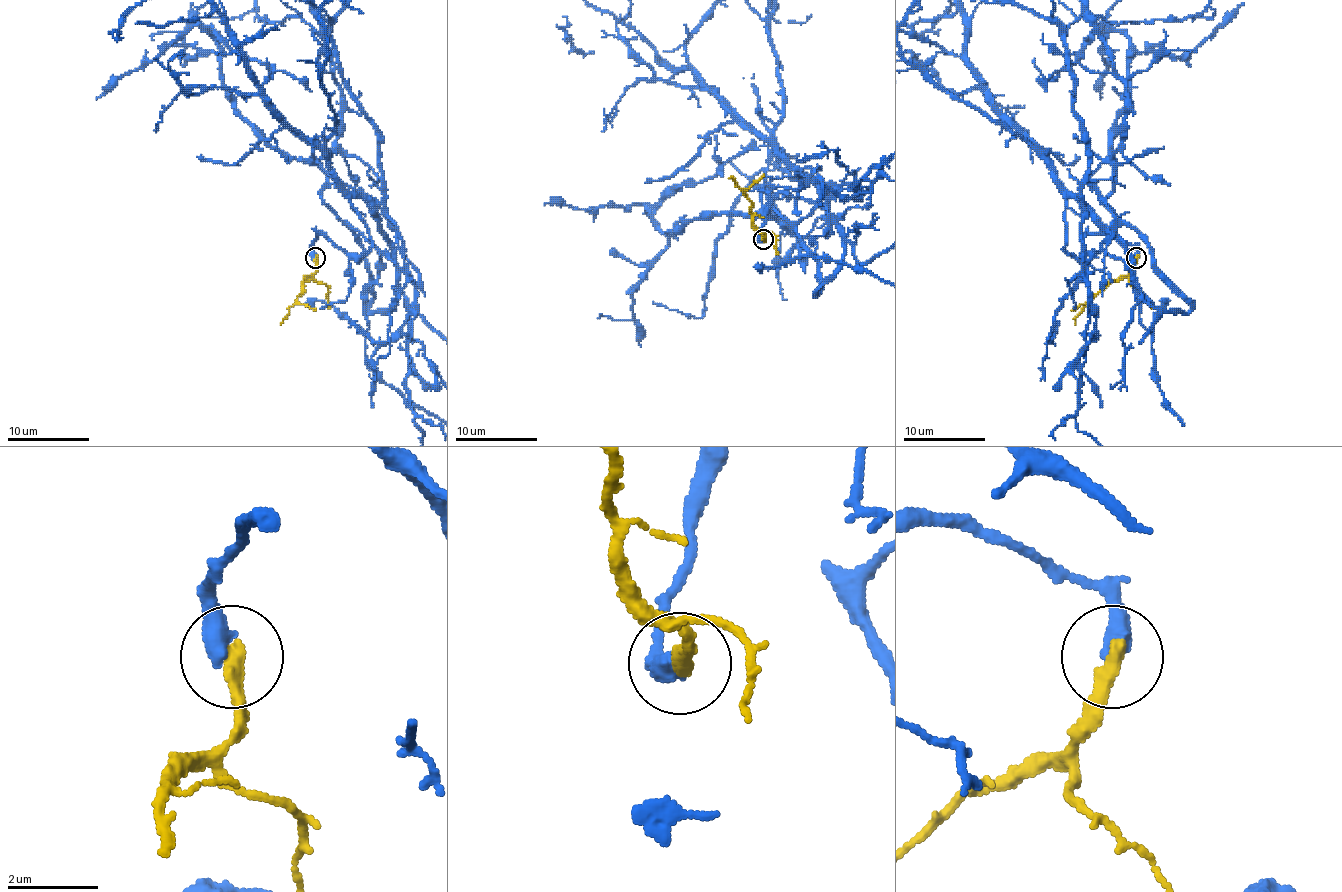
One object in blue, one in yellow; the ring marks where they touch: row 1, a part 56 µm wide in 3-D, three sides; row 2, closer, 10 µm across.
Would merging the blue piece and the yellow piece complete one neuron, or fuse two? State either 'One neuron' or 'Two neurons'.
Two neurons

